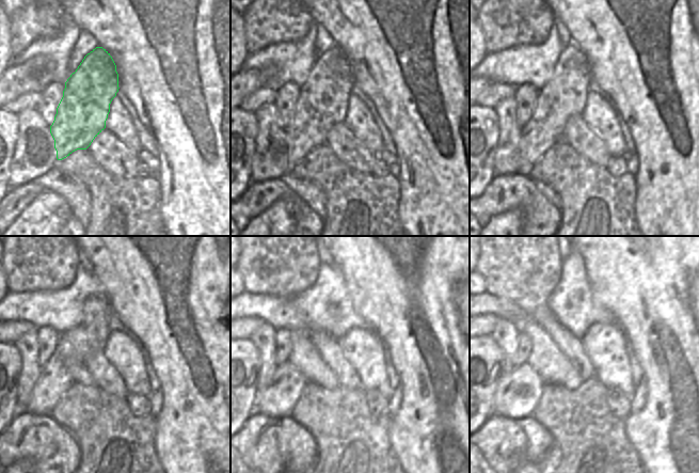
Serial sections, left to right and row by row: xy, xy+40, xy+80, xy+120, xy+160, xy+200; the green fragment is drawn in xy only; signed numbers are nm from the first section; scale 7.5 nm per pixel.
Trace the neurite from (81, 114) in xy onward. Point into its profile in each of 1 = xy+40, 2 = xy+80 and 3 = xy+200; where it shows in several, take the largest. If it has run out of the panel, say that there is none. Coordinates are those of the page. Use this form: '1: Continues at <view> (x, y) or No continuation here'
1: Continues at xy+40 (322, 103)
2: Continues at xy+80 (564, 96)
3: Continues at xy+200 (517, 395)

